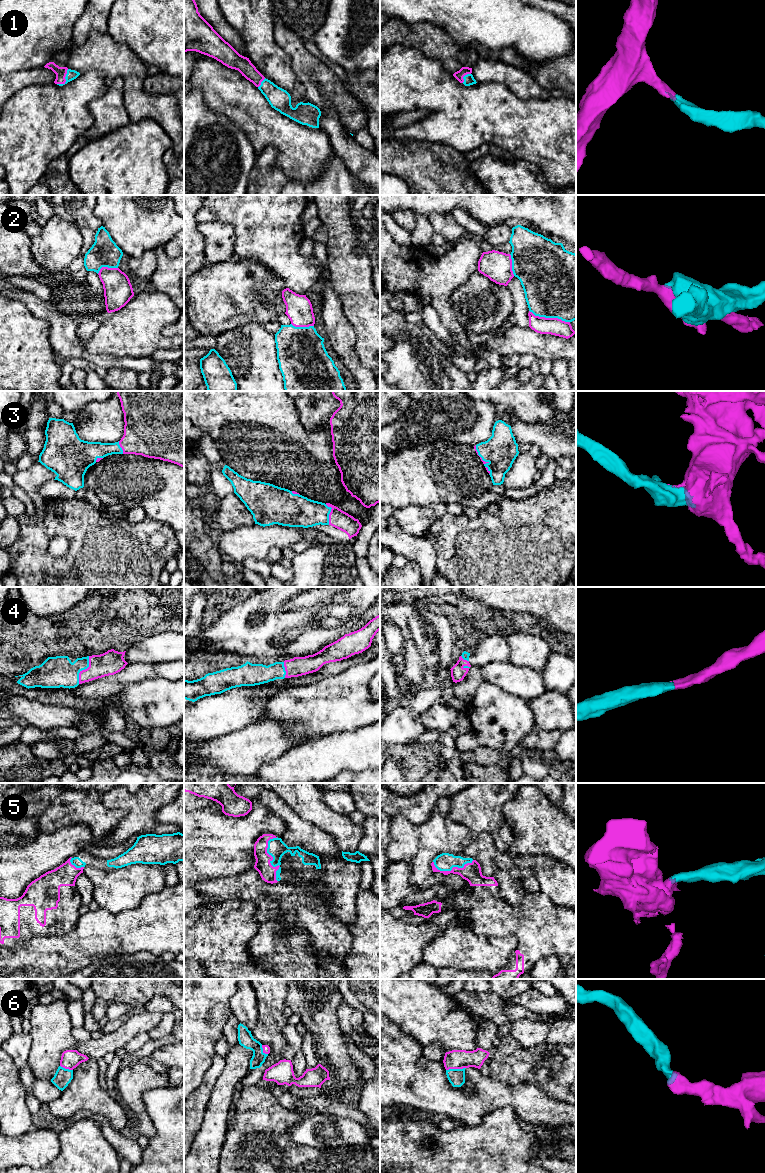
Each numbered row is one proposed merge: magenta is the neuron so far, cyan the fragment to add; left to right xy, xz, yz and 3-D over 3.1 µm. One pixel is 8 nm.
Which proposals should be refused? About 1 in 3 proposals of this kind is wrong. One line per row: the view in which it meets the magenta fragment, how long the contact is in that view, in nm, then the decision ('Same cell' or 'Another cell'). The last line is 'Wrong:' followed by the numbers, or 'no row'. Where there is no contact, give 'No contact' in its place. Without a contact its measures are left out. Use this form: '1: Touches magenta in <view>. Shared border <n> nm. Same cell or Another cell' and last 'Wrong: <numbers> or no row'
1: Touches magenta in xy. Shared border 160 nm. Same cell
2: Touches magenta in yz. Shared border 340 nm. Another cell
3: Touches magenta in xz. Shared border 170 nm. Same cell
4: Touches magenta in xy. Shared border 240 nm. Same cell
5: Touches magenta in xz. Shared border 360 nm. Same cell
6: Touches magenta in yz. Shared border 160 nm. Same cell
Wrong: 2

